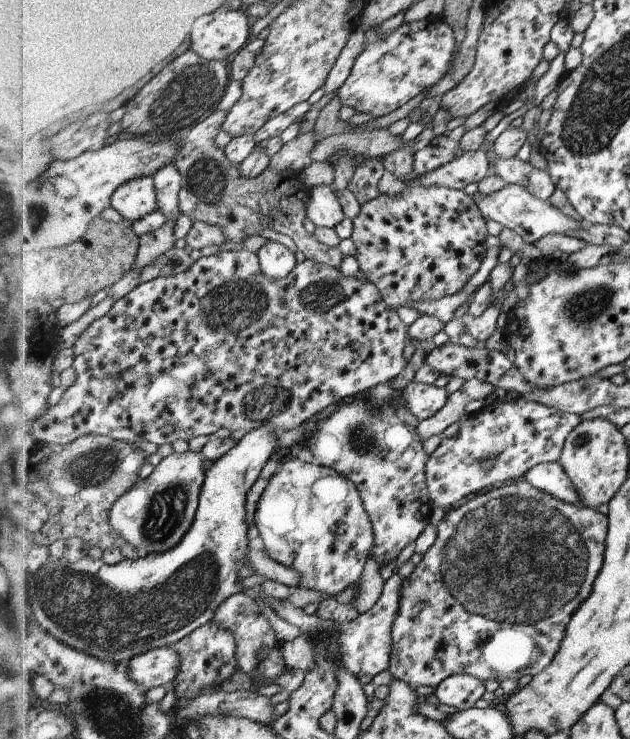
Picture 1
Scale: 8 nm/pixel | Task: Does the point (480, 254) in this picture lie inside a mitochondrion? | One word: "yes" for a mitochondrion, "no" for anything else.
no

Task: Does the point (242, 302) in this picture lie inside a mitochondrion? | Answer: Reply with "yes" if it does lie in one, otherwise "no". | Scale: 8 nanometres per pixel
yes

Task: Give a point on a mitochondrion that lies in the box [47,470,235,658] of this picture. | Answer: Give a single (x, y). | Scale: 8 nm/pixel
(167, 508)

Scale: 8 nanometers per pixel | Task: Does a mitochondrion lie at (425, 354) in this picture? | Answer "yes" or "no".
no

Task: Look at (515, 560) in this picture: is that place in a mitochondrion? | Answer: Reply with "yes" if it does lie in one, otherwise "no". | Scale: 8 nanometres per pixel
yes

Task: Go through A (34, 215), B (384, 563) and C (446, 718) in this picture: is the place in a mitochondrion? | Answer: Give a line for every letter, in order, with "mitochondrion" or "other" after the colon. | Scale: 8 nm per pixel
A: mitochondrion
B: other
C: other

